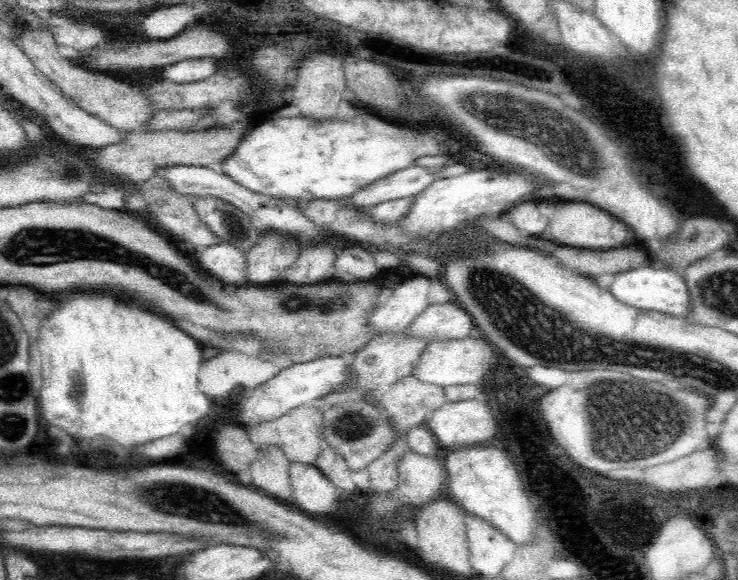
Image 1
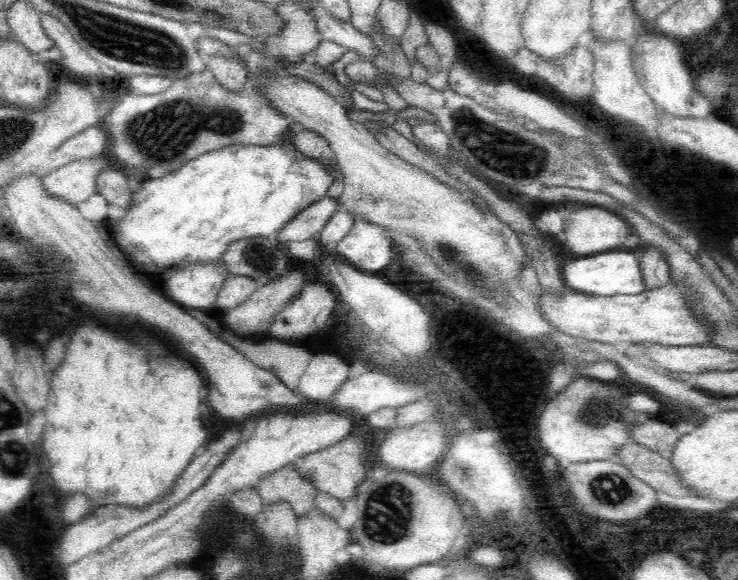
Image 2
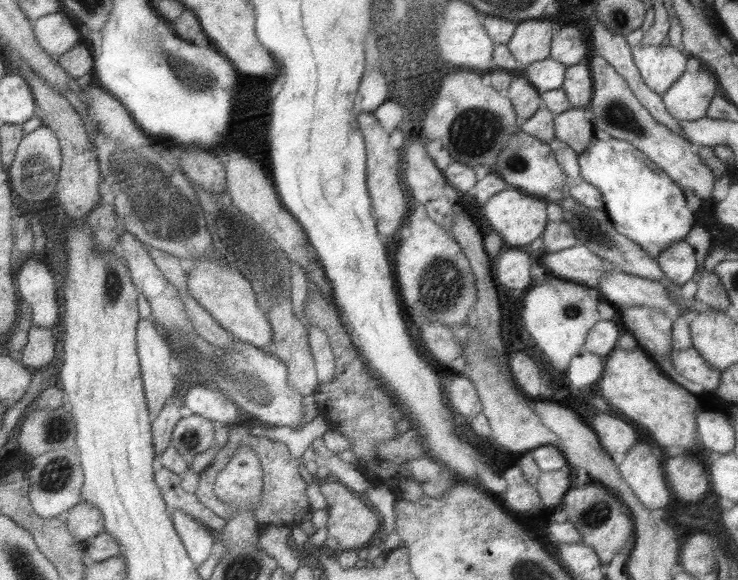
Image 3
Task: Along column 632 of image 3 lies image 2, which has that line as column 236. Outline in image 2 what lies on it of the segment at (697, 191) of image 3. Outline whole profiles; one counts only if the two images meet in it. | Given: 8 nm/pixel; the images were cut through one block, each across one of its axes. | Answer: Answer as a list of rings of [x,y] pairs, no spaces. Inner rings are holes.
[[[202,70],[196,74],[190,74],[186,78],[174,80],[172,86],[160,94],[126,94],[108,114],[108,126],[106,120],[100,124],[100,128],[108,130],[112,136],[112,142],[108,144],[108,158],[114,158],[120,166],[128,168],[140,168],[148,180],[168,176],[192,158],[198,158],[200,154],[208,154],[212,150],[220,150],[224,146],[270,146],[278,138],[284,138],[288,134],[288,128],[292,126],[292,118],[278,112],[278,108],[272,106],[272,102],[264,96],[260,88],[248,86],[240,92],[228,92],[224,84],[220,84],[210,70]]]

